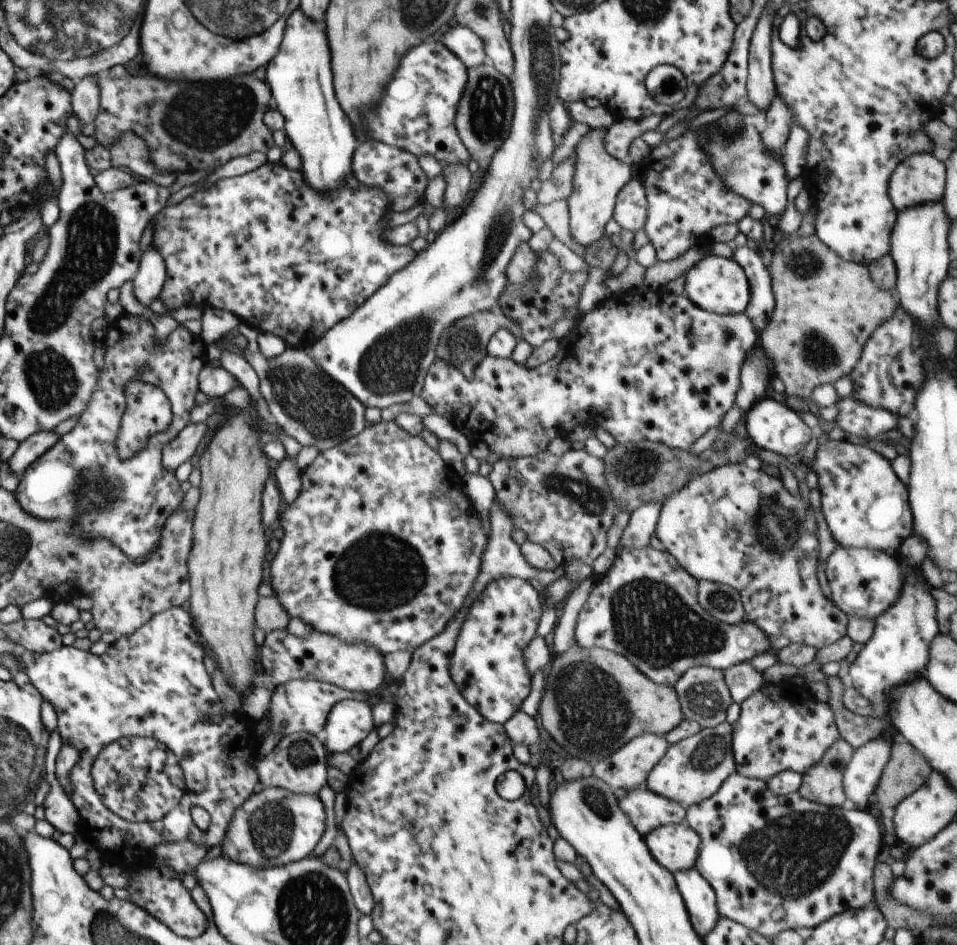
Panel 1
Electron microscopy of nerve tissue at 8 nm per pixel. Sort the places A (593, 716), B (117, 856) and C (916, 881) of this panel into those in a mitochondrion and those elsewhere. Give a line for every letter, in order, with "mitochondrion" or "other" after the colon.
A: mitochondrion
B: other
C: other

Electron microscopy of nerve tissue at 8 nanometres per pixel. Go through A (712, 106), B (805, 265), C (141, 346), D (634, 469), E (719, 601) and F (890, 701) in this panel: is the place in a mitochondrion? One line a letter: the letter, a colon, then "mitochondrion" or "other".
A: other
B: mitochondrion
C: other
D: mitochondrion
E: mitochondrion
F: other

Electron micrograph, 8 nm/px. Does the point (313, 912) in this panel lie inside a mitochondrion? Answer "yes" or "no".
yes

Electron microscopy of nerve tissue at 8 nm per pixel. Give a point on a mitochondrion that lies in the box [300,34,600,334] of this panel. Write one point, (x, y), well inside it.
(487, 108)

